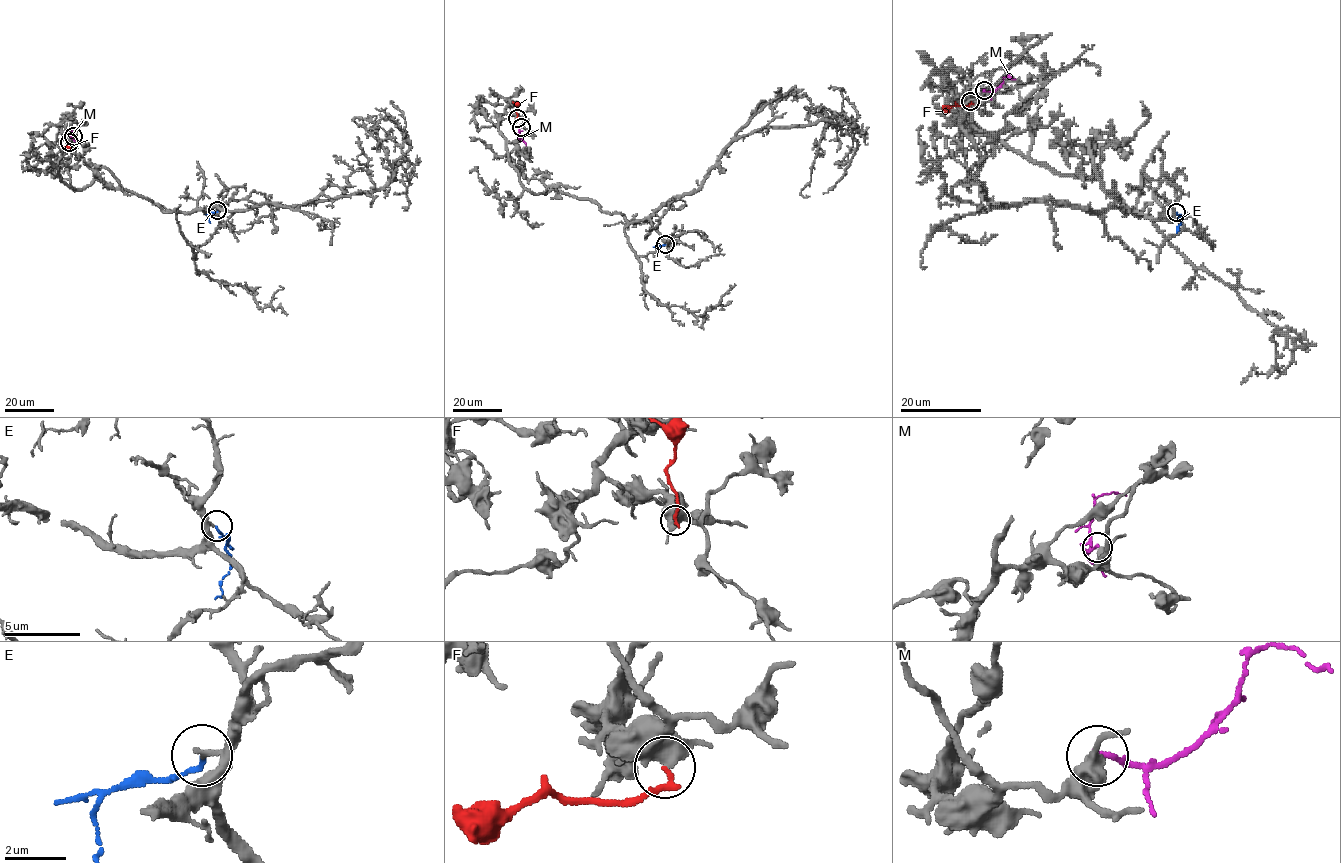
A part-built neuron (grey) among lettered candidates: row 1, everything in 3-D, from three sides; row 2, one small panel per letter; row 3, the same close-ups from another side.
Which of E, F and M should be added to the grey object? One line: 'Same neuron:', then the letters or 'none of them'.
Same neuron: E

